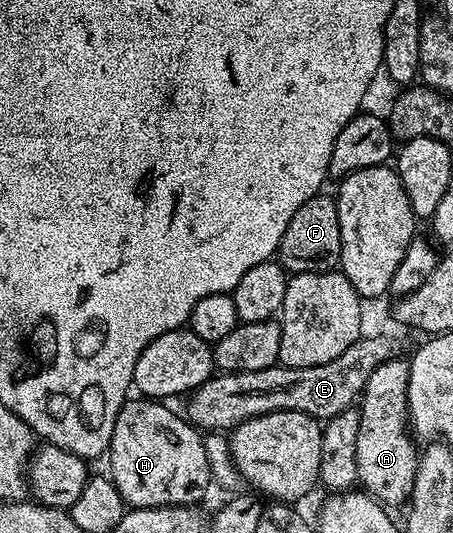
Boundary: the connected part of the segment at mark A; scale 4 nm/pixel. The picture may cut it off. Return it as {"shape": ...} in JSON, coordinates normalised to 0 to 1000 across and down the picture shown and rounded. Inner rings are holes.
{"shape":[[[868,674],[837,685],[804,720],[804,735],[790,752],[792,908],[850,951],[890,949],[909,931],[923,863],[923,835],[901,795],[905,689],[898,675],[883,675]]]}

